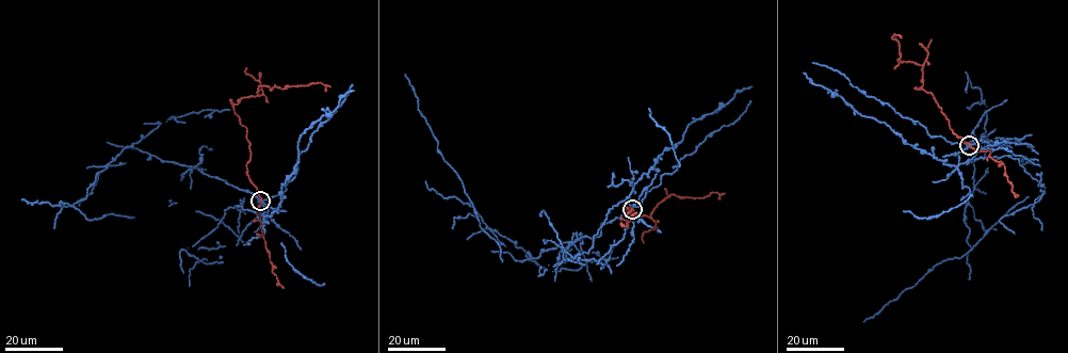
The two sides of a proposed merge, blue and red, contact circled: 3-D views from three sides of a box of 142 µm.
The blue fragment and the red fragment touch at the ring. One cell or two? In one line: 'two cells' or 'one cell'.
two cells

